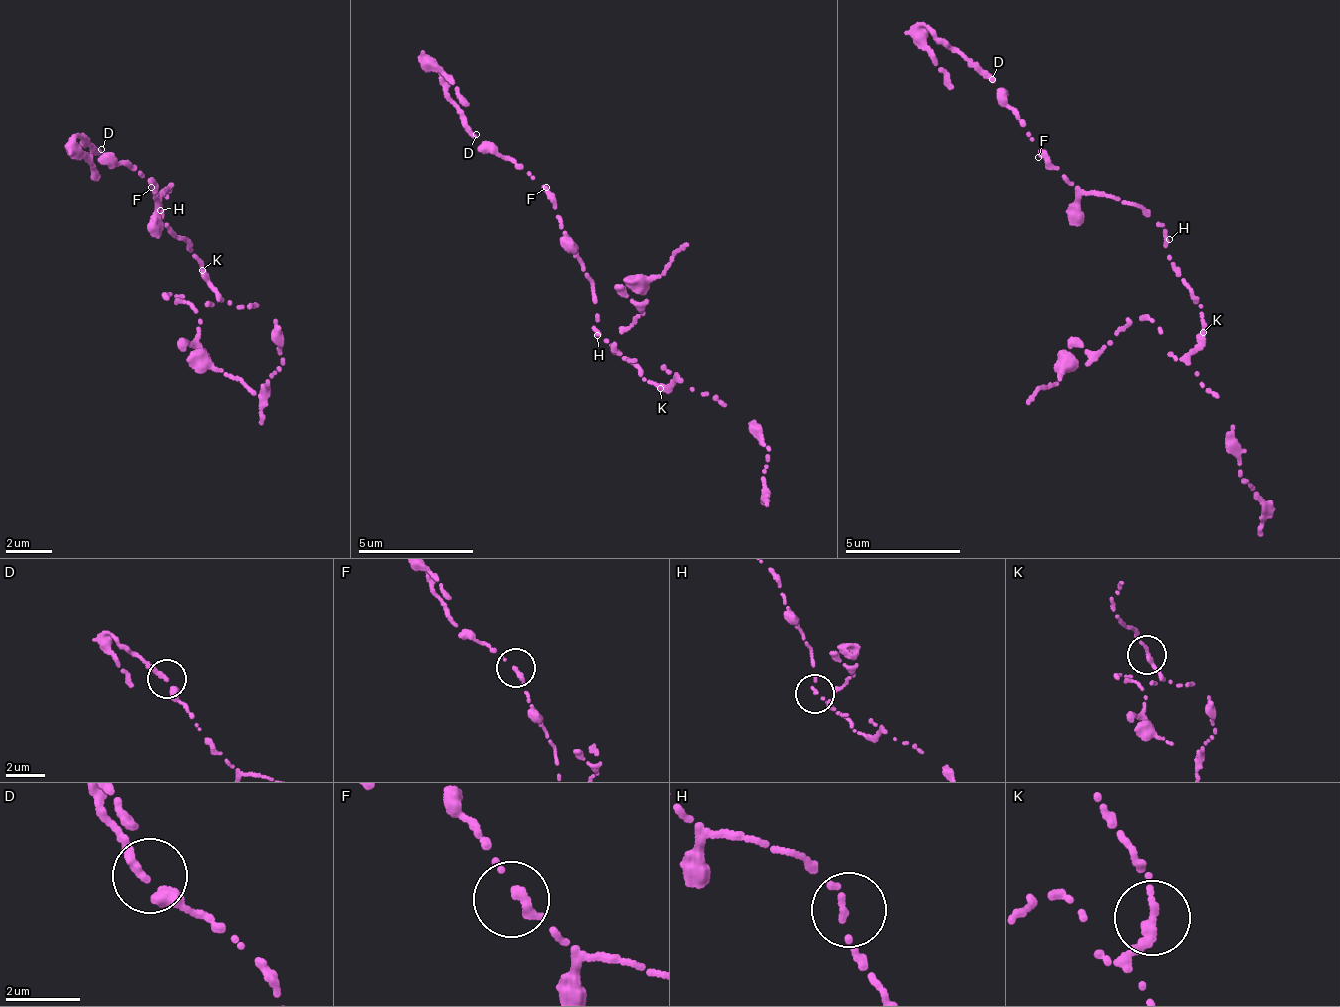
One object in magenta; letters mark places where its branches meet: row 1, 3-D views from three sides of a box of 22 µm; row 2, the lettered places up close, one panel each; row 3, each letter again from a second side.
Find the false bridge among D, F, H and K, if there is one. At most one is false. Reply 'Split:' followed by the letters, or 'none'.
Split: K

